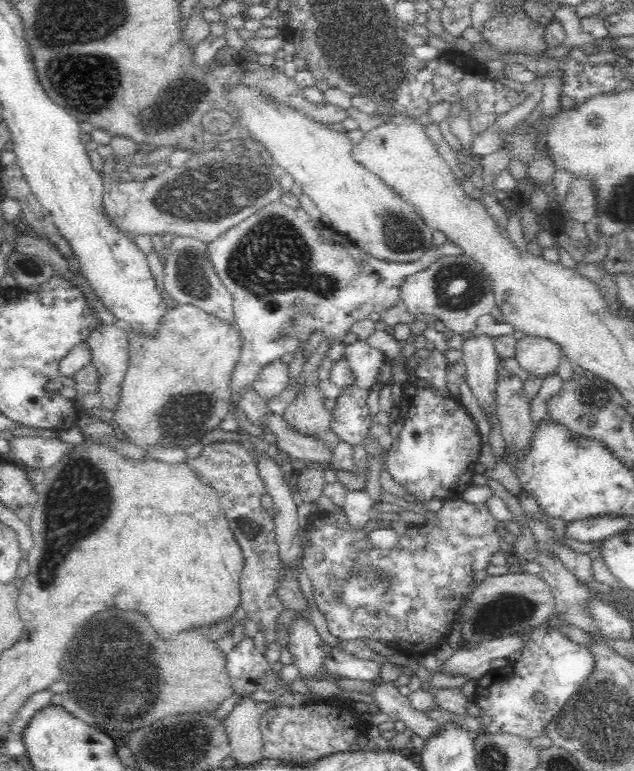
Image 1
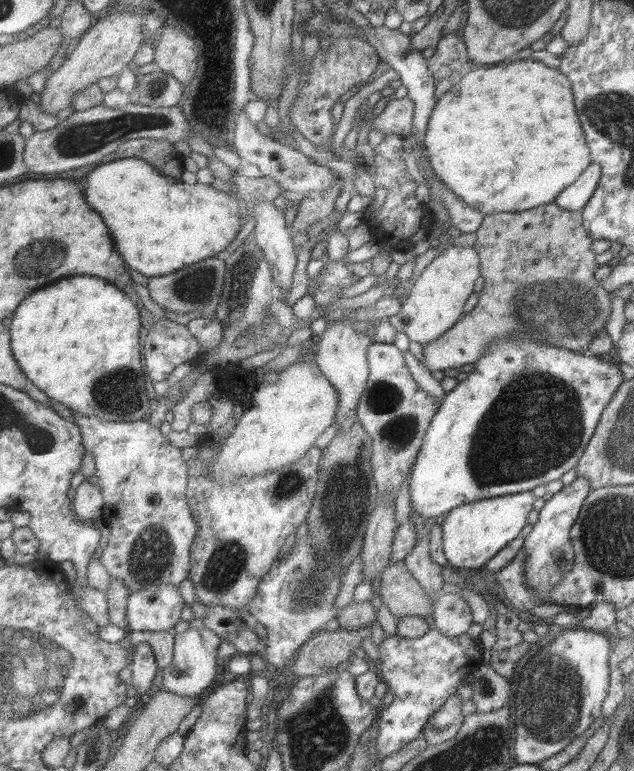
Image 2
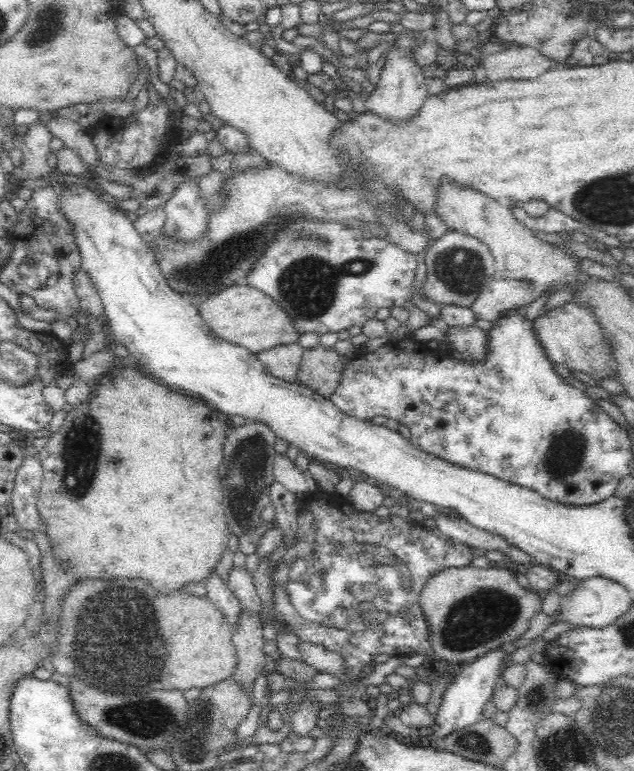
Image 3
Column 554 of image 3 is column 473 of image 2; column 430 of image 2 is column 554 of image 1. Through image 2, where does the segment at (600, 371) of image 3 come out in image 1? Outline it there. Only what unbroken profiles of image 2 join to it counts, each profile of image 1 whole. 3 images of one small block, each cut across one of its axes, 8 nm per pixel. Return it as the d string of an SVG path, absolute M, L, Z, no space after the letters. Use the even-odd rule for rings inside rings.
M525 335L515 344L516 360L528 379L552 374L562 355L560 347L546 338Z

